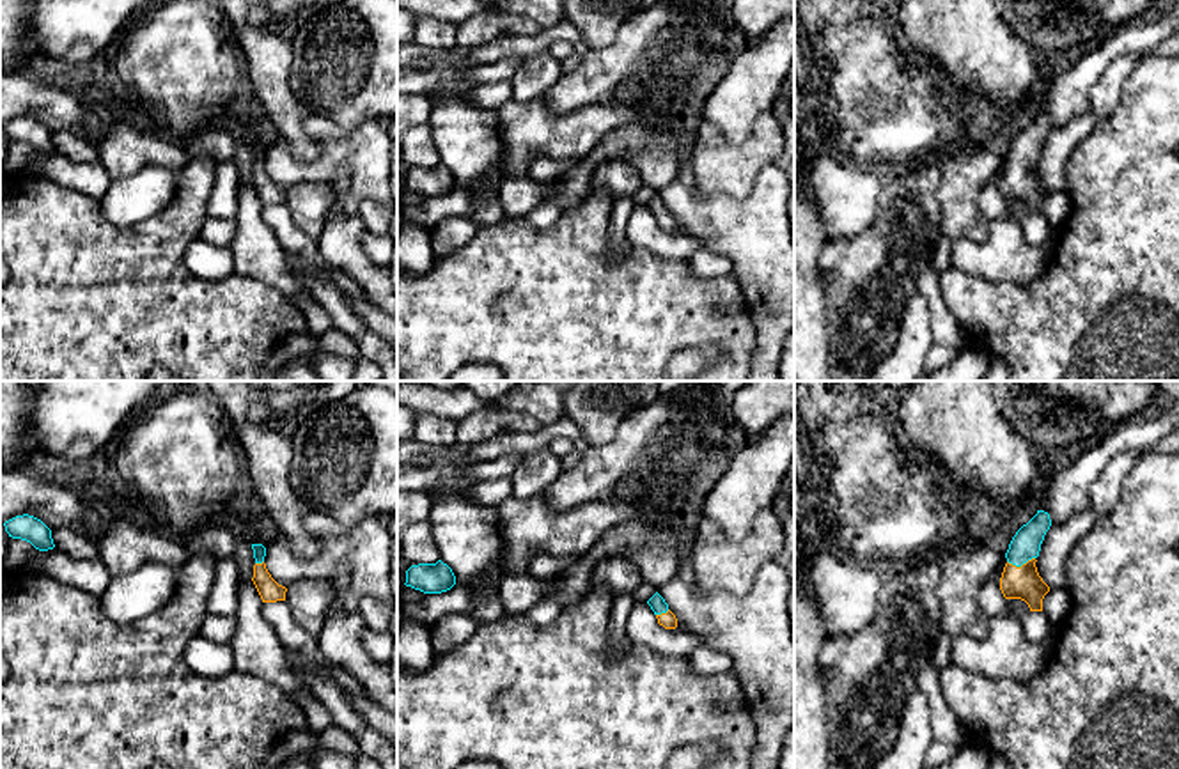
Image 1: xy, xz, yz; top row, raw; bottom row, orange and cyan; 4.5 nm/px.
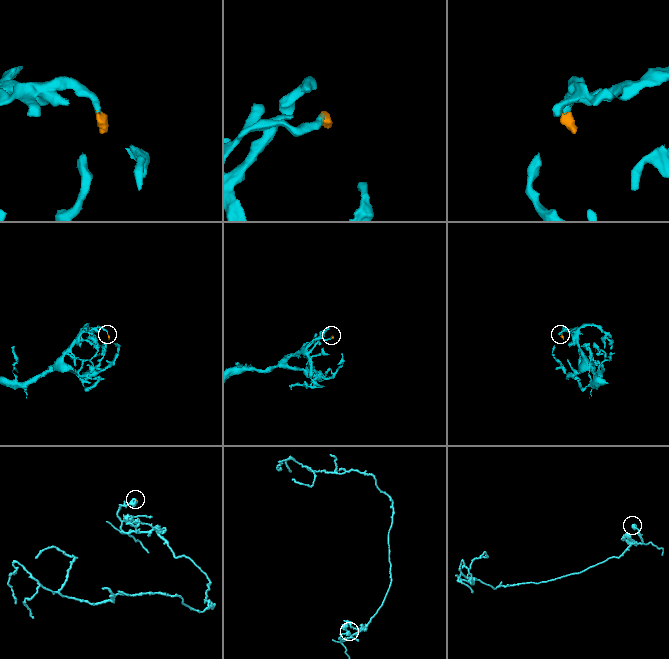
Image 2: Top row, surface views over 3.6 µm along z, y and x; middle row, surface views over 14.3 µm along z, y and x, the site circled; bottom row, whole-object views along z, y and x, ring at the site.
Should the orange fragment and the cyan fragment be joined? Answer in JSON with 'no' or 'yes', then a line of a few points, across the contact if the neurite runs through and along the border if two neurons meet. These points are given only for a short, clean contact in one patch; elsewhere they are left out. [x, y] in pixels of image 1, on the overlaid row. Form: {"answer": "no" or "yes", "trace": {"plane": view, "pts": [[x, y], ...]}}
{"answer": "yes", "trace": {"plane": "yz", "pts": [[1025, 583], [1022, 580], [1022, 566], [1025, 544]]}}

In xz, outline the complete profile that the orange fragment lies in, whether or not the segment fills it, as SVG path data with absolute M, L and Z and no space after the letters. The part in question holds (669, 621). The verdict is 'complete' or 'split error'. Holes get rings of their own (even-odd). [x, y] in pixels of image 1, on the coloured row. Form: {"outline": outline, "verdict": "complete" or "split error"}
{"outline": "M658 592L647 601L647 604L654 611L660 625L663 625L665 629L677 627L675 615L668 610L668 604L665 602L665 599Z", "verdict": "split error"}

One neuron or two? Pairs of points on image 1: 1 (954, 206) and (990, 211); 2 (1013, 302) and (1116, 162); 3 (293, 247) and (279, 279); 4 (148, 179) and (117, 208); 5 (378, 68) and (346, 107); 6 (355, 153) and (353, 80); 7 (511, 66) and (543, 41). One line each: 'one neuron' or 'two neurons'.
1: two neurons
2: one neuron
3: two neurons
4: one neuron
5: one neuron
6: two neurons
7: two neurons

